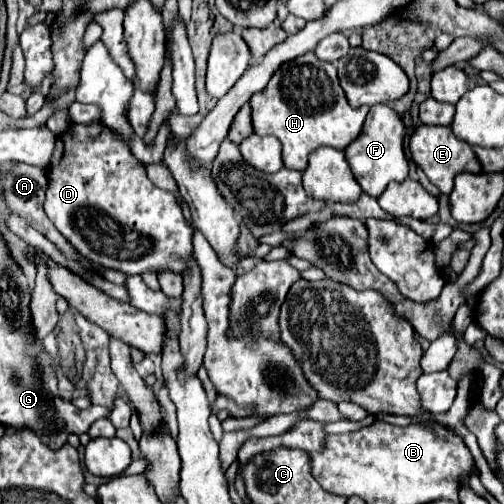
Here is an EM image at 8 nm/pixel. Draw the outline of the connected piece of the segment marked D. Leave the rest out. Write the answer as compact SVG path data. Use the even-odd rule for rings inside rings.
M91 121L91 123L71 123L69 129L57 137L55 149L53 149L49 167L47 167L47 191L45 191L43 209L45 209L47 217L51 219L51 223L59 229L59 233L63 233L63 237L65 237L85 259L89 259L89 261L93 261L95 265L101 265L101 267L105 267L105 269L121 271L121 273L125 273L127 277L131 277L131 275L143 275L143 273L147 273L147 271L153 271L153 273L171 271L171 273L183 275L183 269L187 269L187 265L189 265L191 259L193 259L193 233L195 233L195 229L193 229L191 225L187 225L187 219L183 217L183 211L181 211L177 199L175 199L171 193L167 193L167 191L163 191L163 189L159 189L159 187L155 187L155 185L149 181L147 173L145 173L145 163L139 161L139 159L131 153L129 145L127 145L117 133L113 133L111 129L107 129L107 127L101 125L101 123L95 123L95 121Z

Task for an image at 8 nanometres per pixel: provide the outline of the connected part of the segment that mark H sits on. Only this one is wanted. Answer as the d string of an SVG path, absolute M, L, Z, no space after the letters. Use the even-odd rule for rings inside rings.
M303 53L303 57L299 57L295 61L287 61L287 65L281 65L271 75L271 81L267 83L267 87L263 91L255 93L249 103L251 103L251 109L253 109L253 131L257 135L277 137L283 145L285 167L295 169L295 171L303 171L307 167L307 155L321 145L345 149L359 135L363 121L365 121L365 115L369 111L367 105L353 109L347 103L345 93L339 85L339 79L337 79L337 67L333 63L327 63L327 61L319 61L315 57L315 53Z

